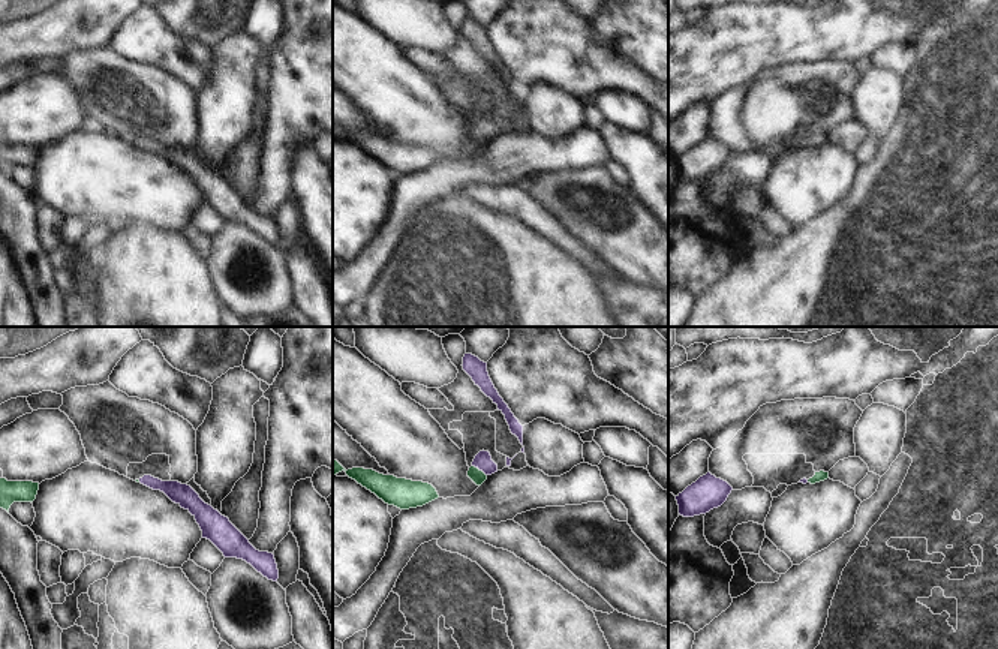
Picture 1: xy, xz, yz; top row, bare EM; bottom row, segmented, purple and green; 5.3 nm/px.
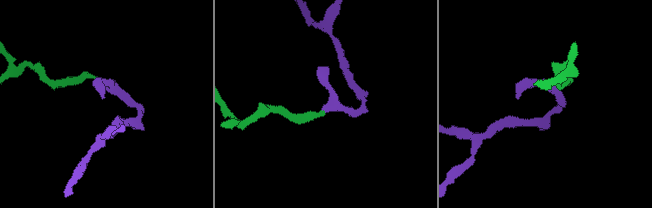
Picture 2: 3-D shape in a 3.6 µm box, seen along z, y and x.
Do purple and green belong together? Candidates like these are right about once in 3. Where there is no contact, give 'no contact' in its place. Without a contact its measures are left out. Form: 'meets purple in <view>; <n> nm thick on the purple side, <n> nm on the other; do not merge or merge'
meets purple in xz; 100 nm thick on the purple side, 80 nm on the other; merge

